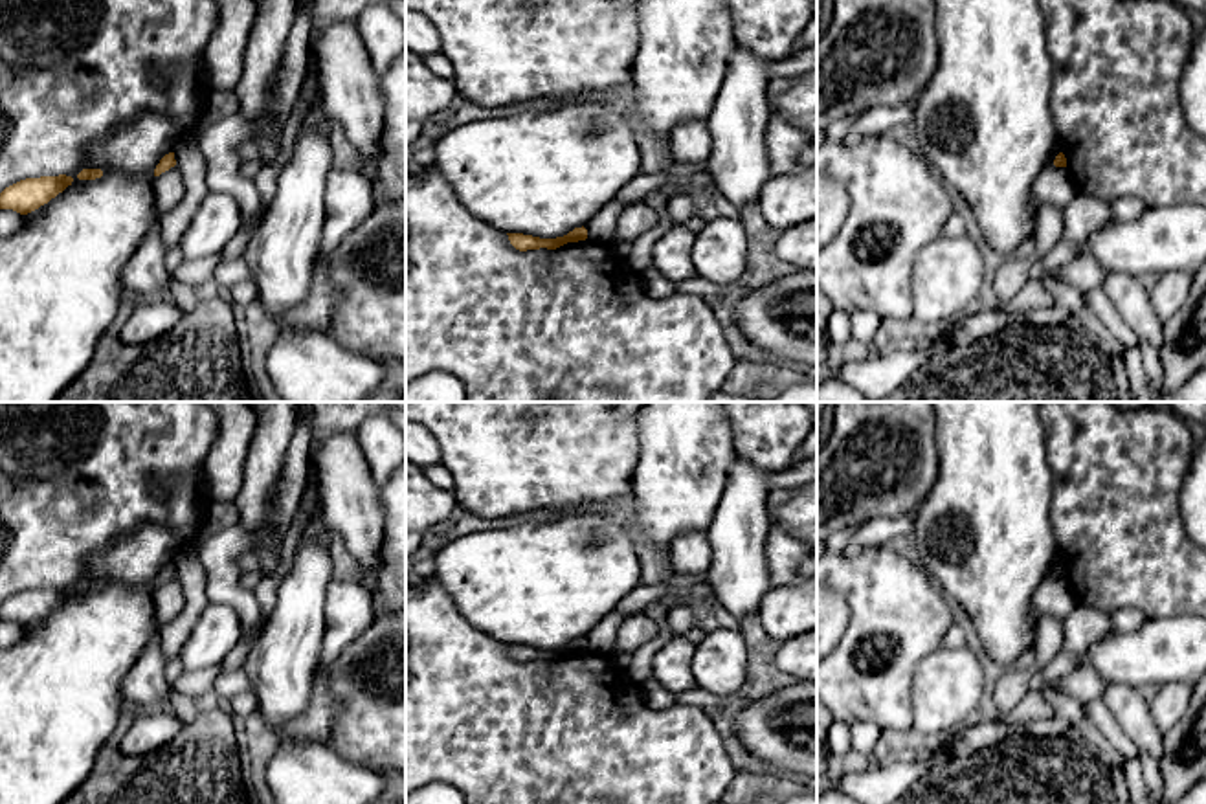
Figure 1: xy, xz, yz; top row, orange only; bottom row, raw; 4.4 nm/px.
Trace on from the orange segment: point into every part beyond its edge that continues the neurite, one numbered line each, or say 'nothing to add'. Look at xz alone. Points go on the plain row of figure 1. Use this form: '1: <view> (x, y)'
nothing to add

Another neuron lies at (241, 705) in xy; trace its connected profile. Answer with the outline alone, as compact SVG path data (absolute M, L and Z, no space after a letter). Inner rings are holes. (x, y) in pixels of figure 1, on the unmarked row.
M253 690L237 694L229 699L229 714L233 718L248 720L248 716L259 707L257 696Z

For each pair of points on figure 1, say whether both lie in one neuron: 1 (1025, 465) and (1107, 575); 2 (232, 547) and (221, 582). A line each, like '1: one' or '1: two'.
1: two
2: one

